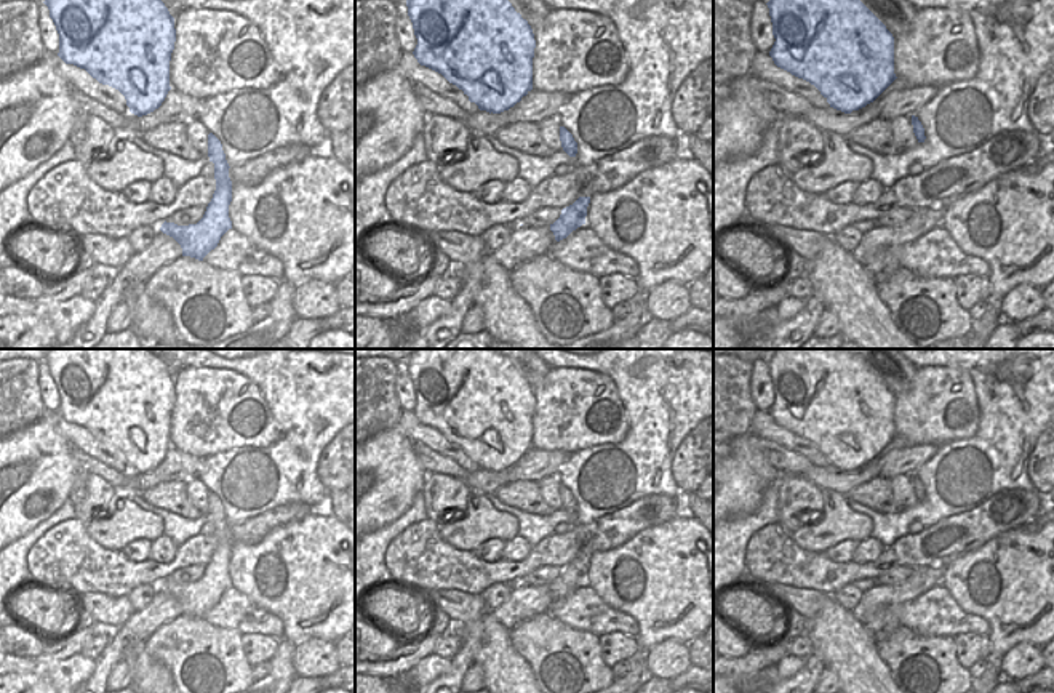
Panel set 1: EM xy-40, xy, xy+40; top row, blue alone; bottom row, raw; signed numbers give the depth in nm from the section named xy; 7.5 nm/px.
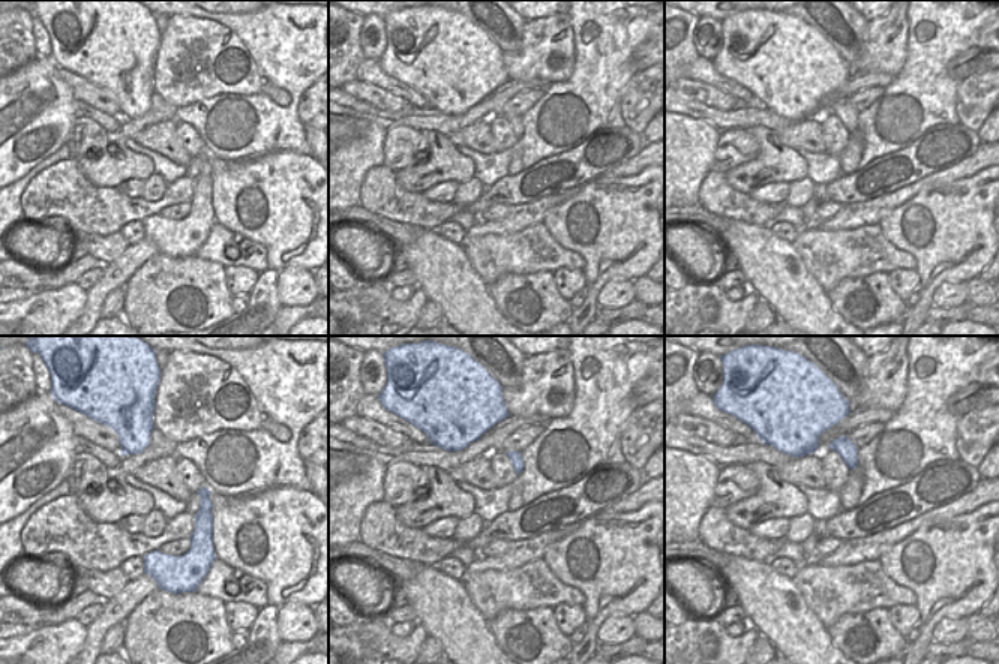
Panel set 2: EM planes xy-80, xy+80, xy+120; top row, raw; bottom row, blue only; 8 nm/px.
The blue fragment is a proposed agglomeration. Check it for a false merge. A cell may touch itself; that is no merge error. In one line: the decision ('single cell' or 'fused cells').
fused cells

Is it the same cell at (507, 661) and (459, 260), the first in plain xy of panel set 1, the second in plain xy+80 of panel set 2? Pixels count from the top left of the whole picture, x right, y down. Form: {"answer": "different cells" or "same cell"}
{"answer": "different cells"}

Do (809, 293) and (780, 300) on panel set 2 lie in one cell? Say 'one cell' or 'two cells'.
one cell

